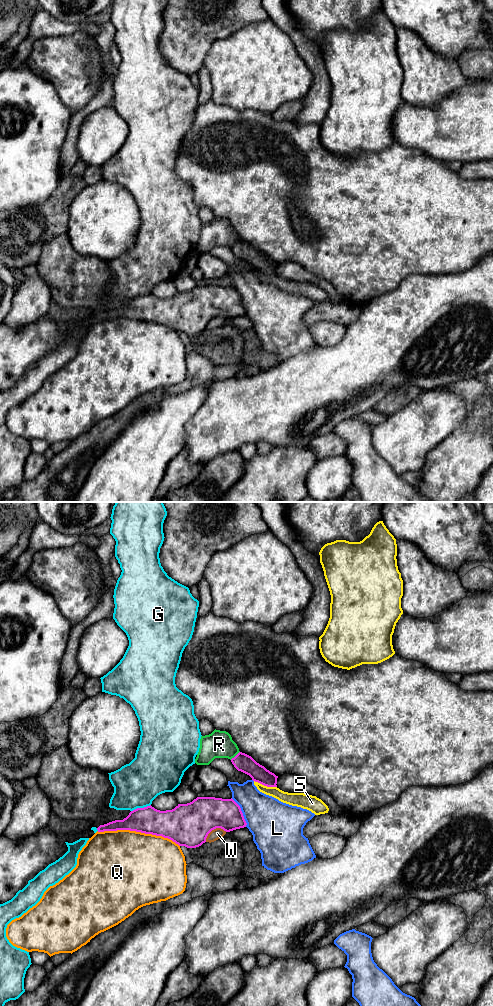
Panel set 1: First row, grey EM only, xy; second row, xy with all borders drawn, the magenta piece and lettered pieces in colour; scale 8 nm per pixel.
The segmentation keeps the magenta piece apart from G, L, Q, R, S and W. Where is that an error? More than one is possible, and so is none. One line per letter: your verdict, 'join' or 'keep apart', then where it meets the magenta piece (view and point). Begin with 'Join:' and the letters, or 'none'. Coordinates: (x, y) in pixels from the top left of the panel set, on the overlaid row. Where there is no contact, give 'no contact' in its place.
Join: none
G: keep apart; meets magenta in xy at (140, 808)
L: keep apart; meets magenta in xy at (241, 812)
Q: keep apart; meets magenta in xy at (138, 831)
R: keep apart; meets magenta in xy at (235, 756)
S: keep apart; meets magenta in xy at (265, 785)
W: keep apart; meets magenta in xy at (213, 829)

